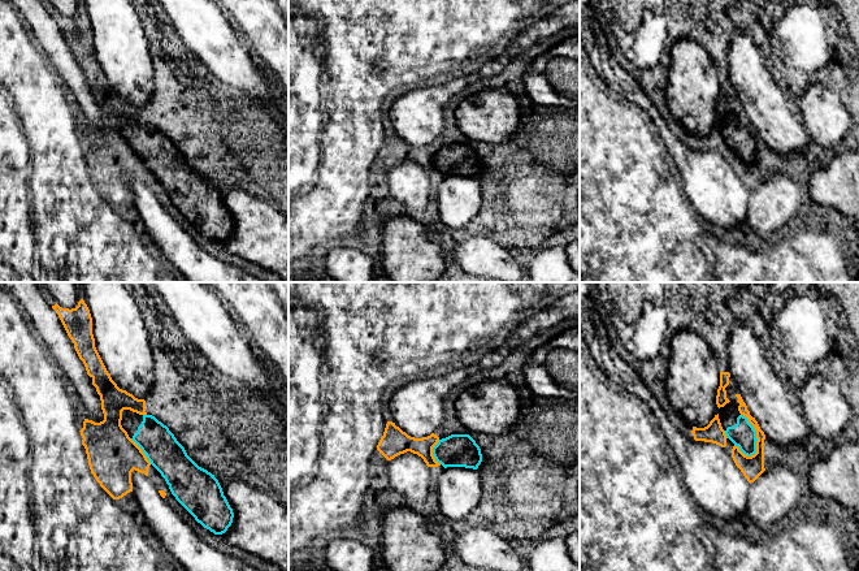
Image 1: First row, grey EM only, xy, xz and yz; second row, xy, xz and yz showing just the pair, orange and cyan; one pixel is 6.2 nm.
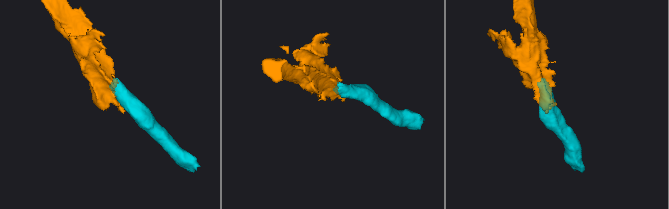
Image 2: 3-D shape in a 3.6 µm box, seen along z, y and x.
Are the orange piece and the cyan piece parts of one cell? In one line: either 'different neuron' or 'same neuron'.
same neuron

